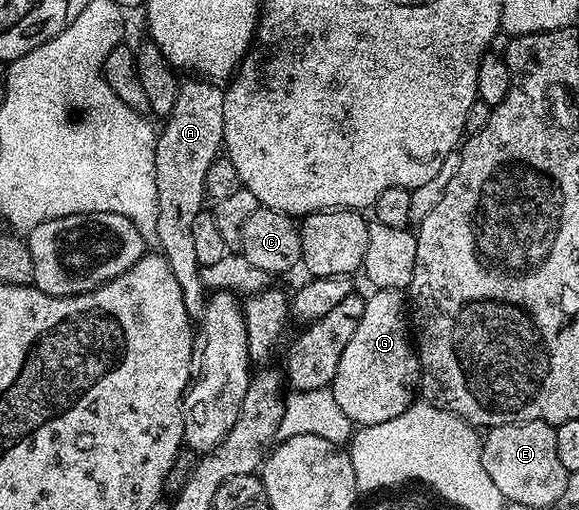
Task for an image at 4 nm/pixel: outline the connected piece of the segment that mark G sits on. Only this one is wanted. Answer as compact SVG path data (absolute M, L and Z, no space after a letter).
M375 289L364 304L364 316L360 316L360 324L356 324L356 332L352 332L352 340L344 347L344 356L340 356L340 368L336 368L336 376L332 383L332 391L340 409L354 424L359 427L372 424L384 424L384 420L392 420L392 416L400 416L416 401L416 391L420 386L418 355L412 341L412 330L408 325L408 298L400 290Z

